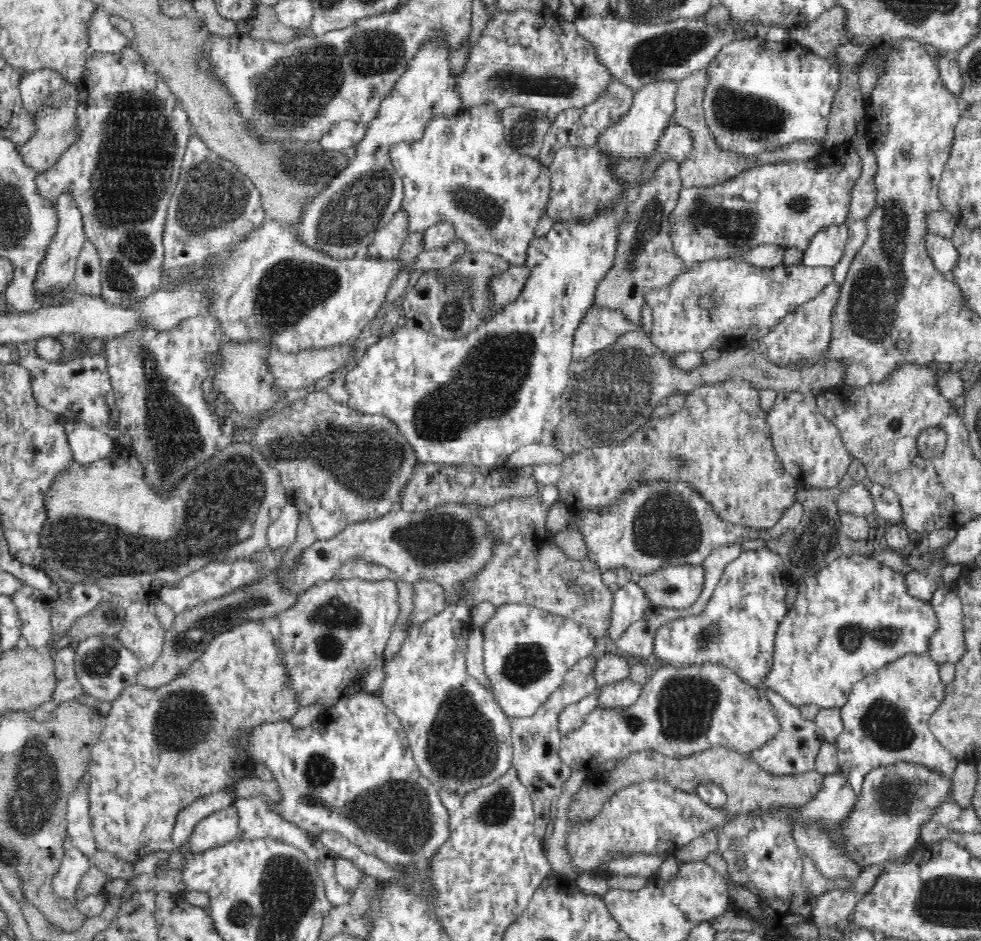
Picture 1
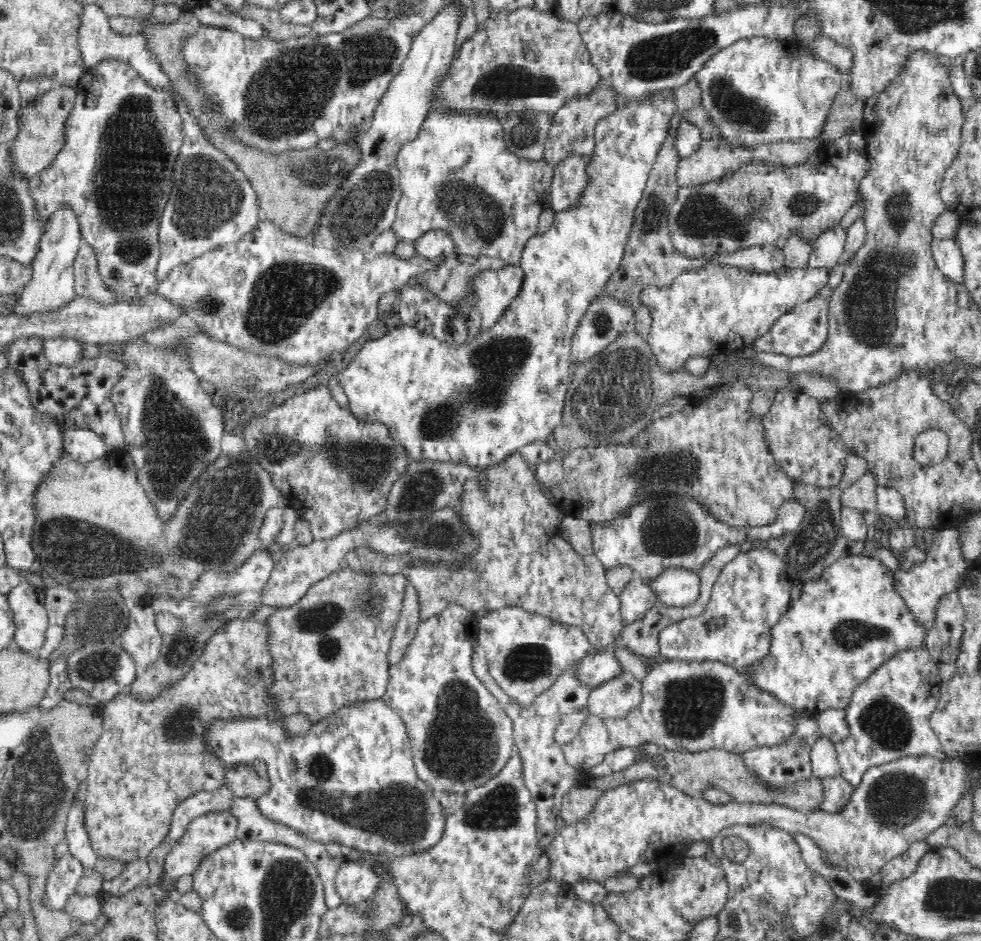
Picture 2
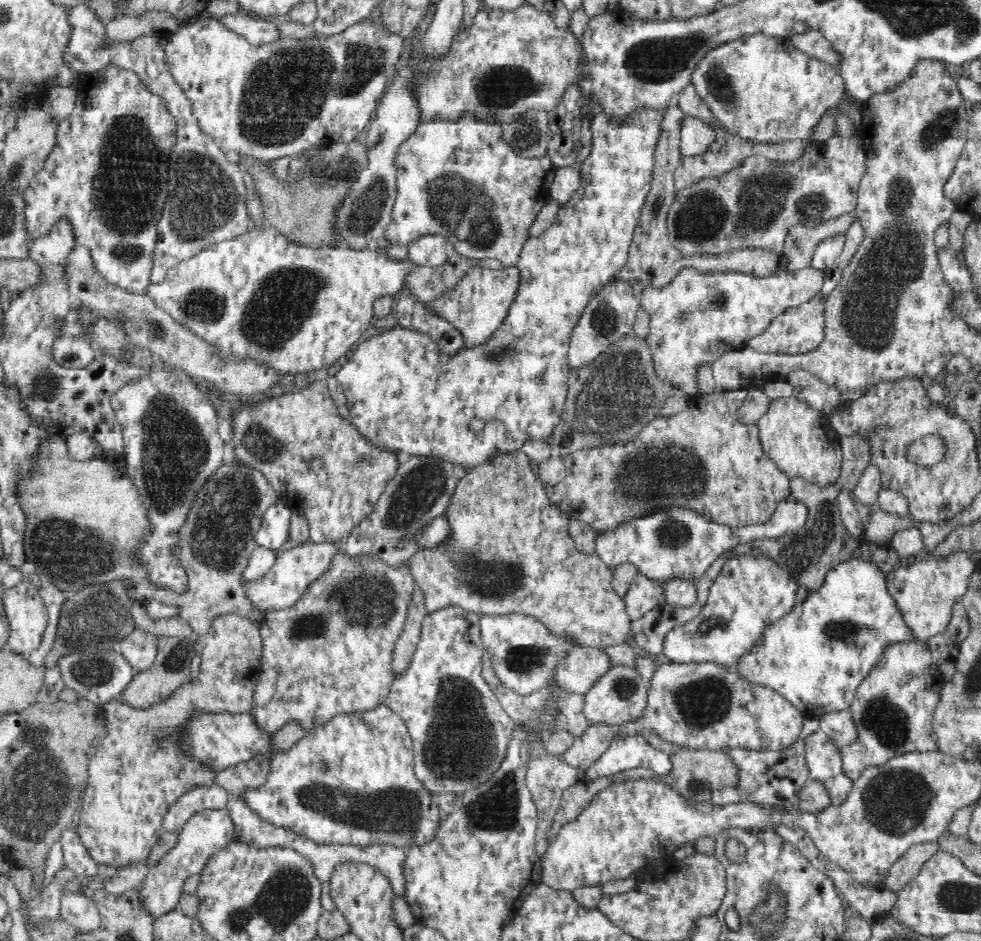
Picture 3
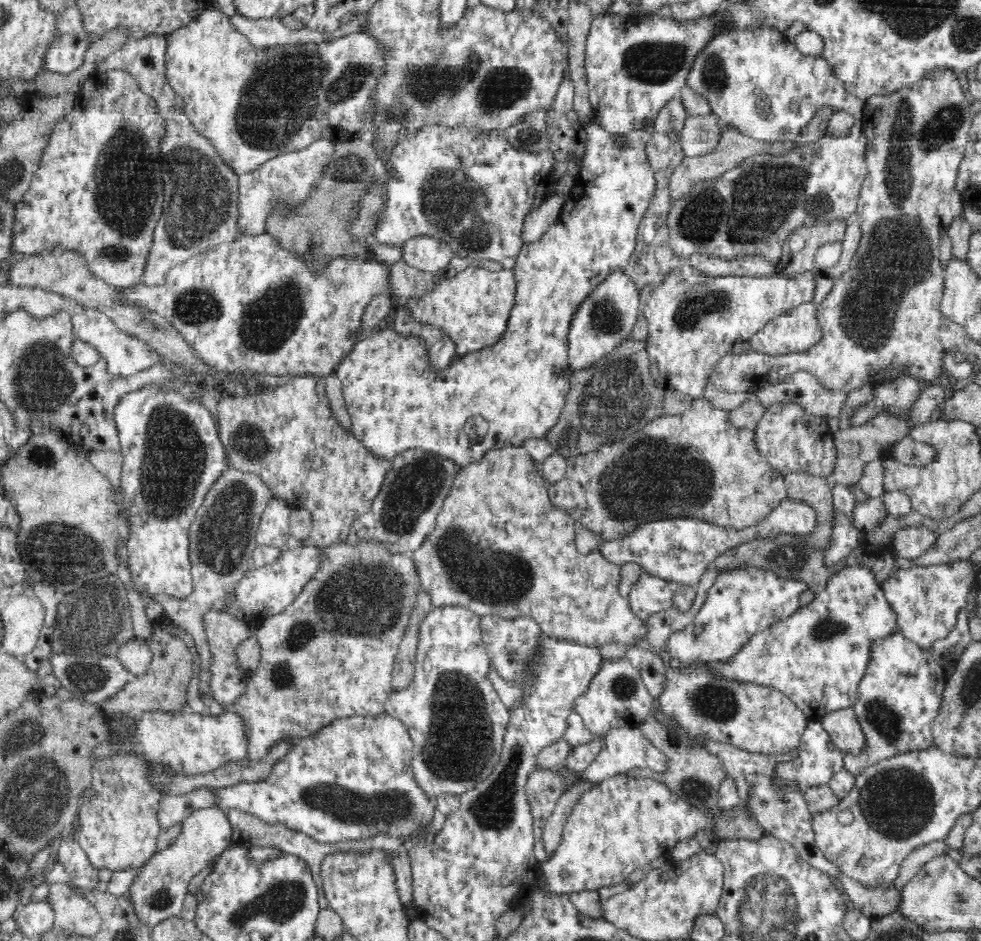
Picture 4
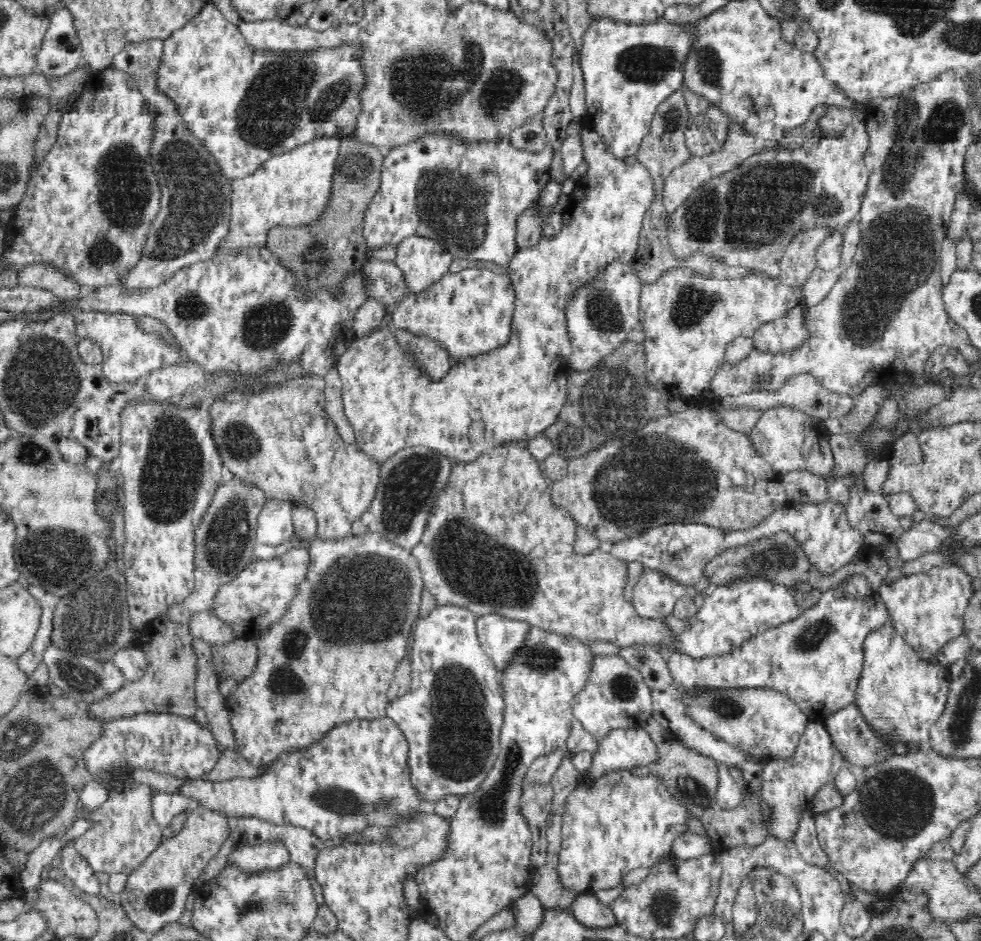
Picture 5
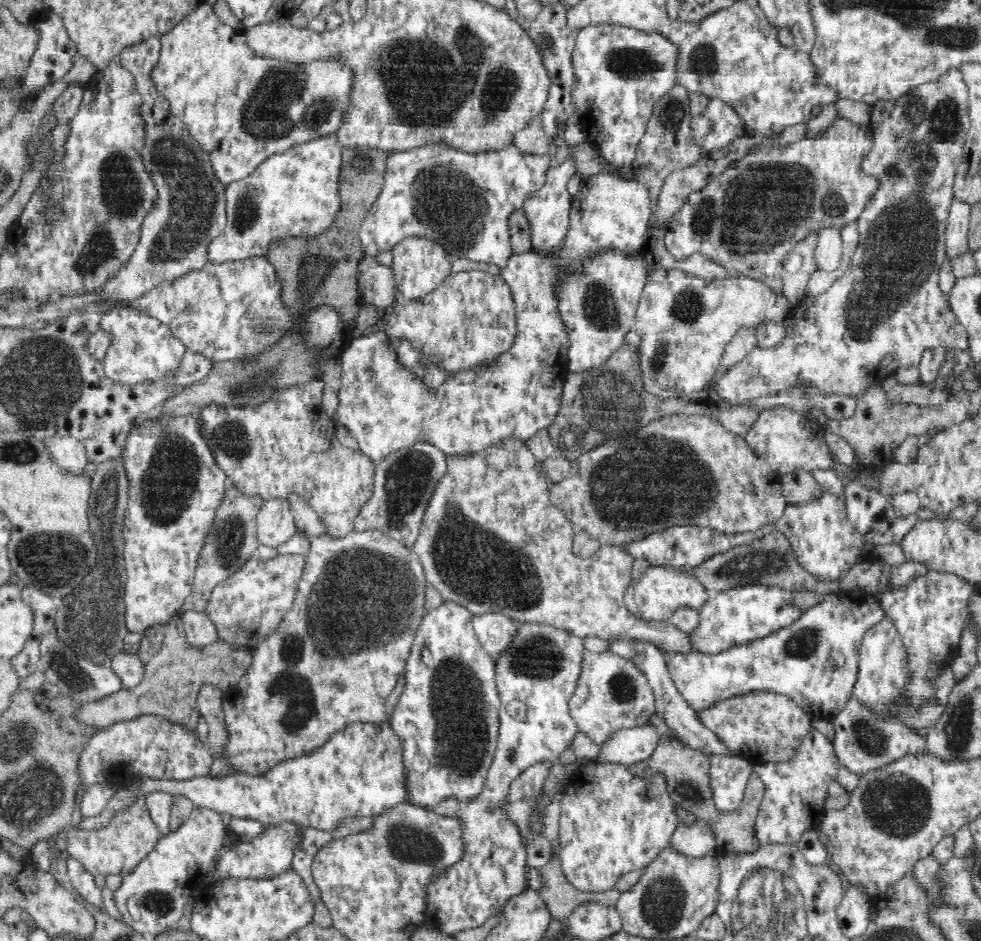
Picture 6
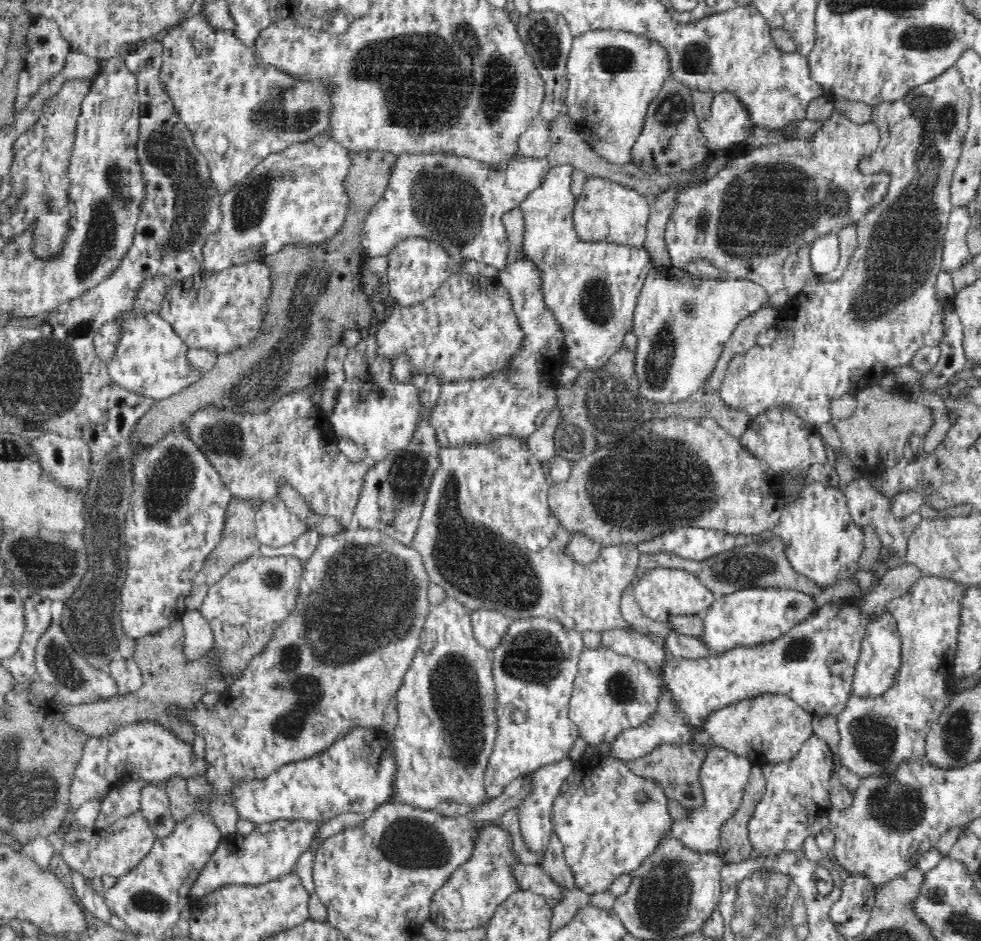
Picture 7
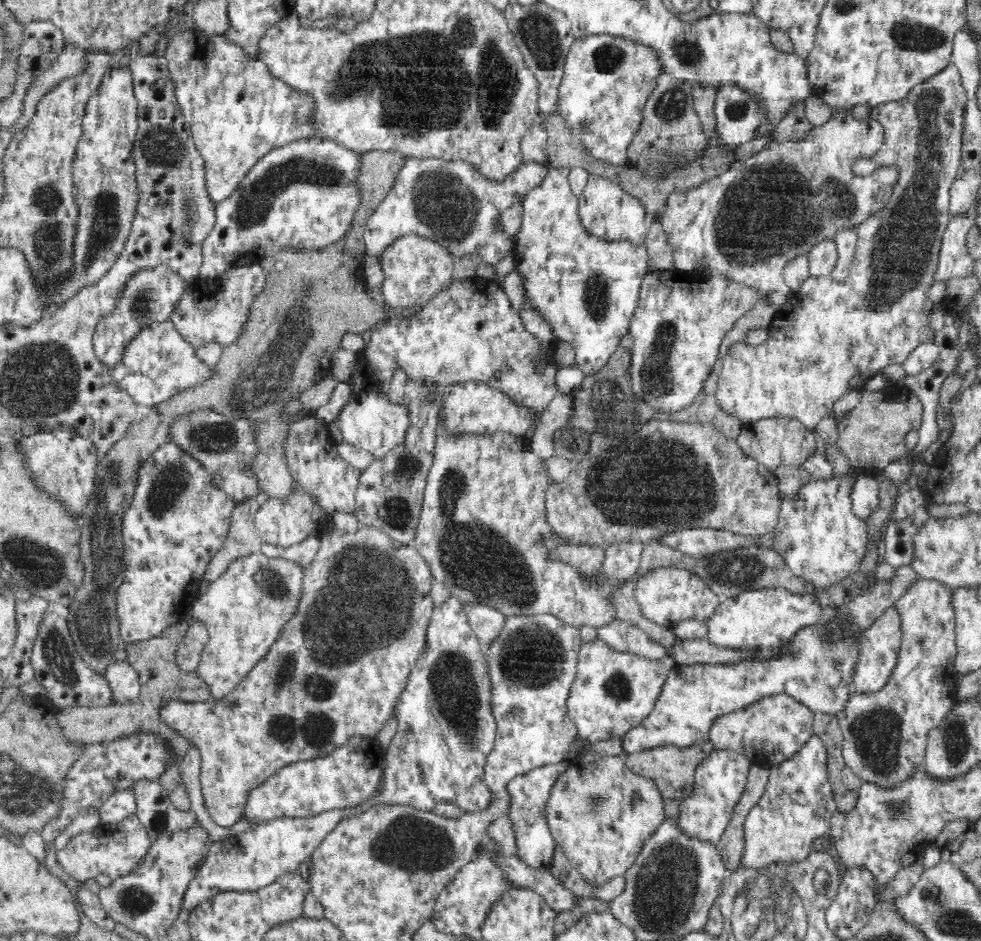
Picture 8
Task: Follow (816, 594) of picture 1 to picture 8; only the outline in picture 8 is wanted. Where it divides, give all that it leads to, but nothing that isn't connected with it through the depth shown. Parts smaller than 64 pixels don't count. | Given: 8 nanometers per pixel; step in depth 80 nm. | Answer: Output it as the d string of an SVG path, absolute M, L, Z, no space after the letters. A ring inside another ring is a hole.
M840 621L822 622L799 630L789 643L777 649L779 655L760 662L744 662L738 666L676 663L648 716L622 737L623 754L668 745L684 748L704 743L712 724L722 716L746 710L758 700L780 693L807 704L815 713L836 714L841 711L853 691L853 674L860 649L858 640L840 640L840 643L831 644L821 640L821 634L830 625L840 625Z

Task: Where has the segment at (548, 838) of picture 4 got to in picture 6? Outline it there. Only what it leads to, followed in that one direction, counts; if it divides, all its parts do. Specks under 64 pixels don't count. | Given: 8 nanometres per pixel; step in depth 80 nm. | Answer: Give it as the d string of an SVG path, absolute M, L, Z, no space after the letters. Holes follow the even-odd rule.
M555 858L540 868L540 873L544 877L544 890L540 890L540 896L548 905L554 922L563 923L582 904L598 904L596 894L579 891L566 880L560 861Z

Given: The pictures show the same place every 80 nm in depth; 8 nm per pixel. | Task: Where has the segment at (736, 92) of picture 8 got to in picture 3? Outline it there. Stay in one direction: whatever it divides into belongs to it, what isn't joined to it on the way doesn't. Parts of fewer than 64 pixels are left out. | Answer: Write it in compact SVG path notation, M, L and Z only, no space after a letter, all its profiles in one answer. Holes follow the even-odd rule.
M686 117L681 126L680 152L682 156L700 156L717 140L717 130L711 122L700 117Z

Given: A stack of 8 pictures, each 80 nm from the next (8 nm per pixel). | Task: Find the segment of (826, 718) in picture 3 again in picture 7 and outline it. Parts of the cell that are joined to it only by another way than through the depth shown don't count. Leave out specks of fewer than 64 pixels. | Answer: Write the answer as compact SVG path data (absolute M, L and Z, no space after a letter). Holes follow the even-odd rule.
M921 576L921 578L900 598L888 604L887 611L896 618L898 632L901 638L901 663L897 670L894 684L881 695L861 697L854 694L848 699L845 710L837 715L837 725L840 731L841 766L850 769L863 779L868 776L890 778L894 776L902 764L923 760L926 754L926 738L950 700L952 700L949 684L956 677L953 664L957 653L957 628L960 622L960 597L964 586L936 577Z

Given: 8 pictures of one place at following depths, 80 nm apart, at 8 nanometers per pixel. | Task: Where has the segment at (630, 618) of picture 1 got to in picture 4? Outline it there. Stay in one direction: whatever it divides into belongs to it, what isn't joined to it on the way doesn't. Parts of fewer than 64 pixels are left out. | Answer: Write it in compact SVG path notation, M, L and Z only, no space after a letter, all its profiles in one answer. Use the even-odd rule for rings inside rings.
M643 572L628 596L632 611L642 620L673 607L672 600L683 586Z

